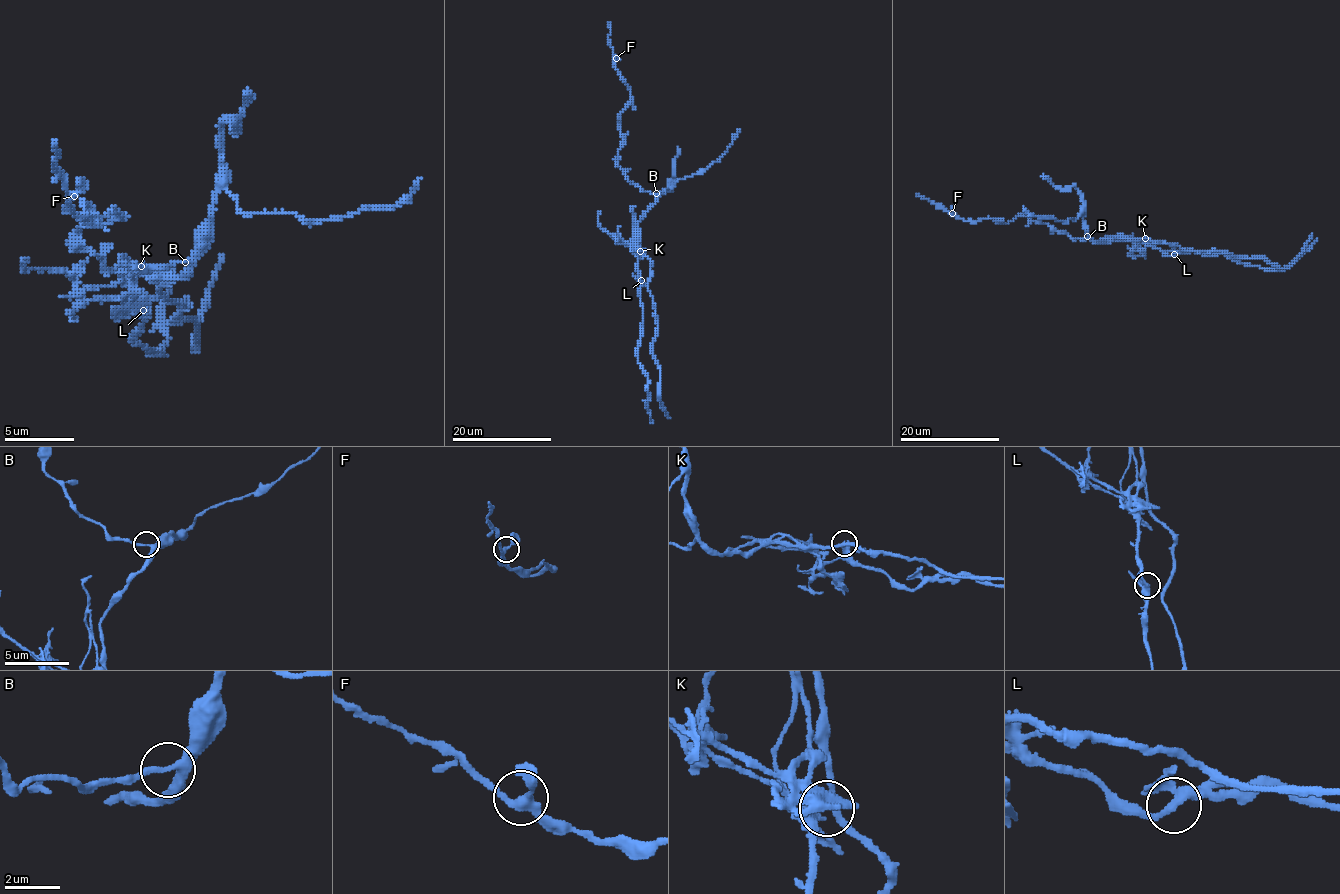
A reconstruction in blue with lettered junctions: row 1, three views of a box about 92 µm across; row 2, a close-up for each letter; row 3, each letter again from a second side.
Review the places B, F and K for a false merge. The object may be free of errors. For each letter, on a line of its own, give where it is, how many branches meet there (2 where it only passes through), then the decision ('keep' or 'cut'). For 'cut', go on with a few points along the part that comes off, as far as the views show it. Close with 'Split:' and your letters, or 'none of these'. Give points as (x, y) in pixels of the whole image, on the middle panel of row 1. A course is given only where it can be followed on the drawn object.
B: place (656, 193); branches 3; keep
F: place (616, 58); branches 3; keep
K: place (640, 251); branches 3; cut; course (640, 250), (637, 265), (642, 333), (637, 350), (642, 372), (647, 377), (648, 412), (652, 422)
Split: K

